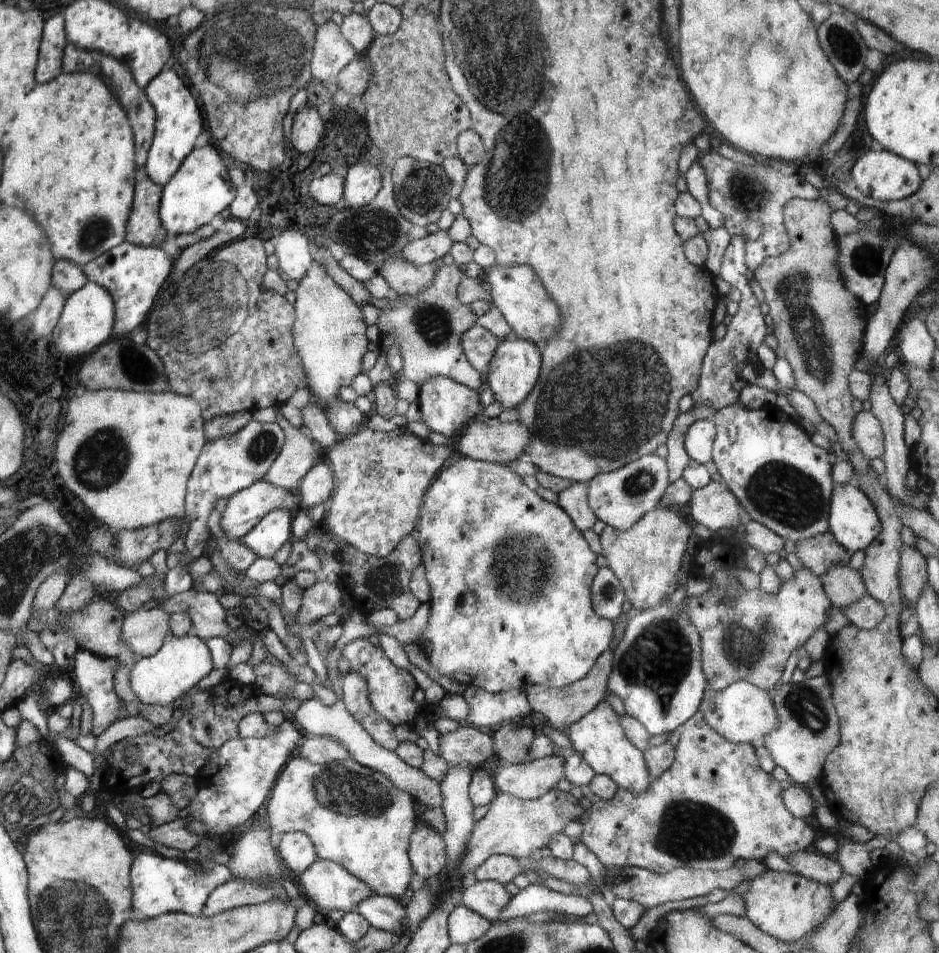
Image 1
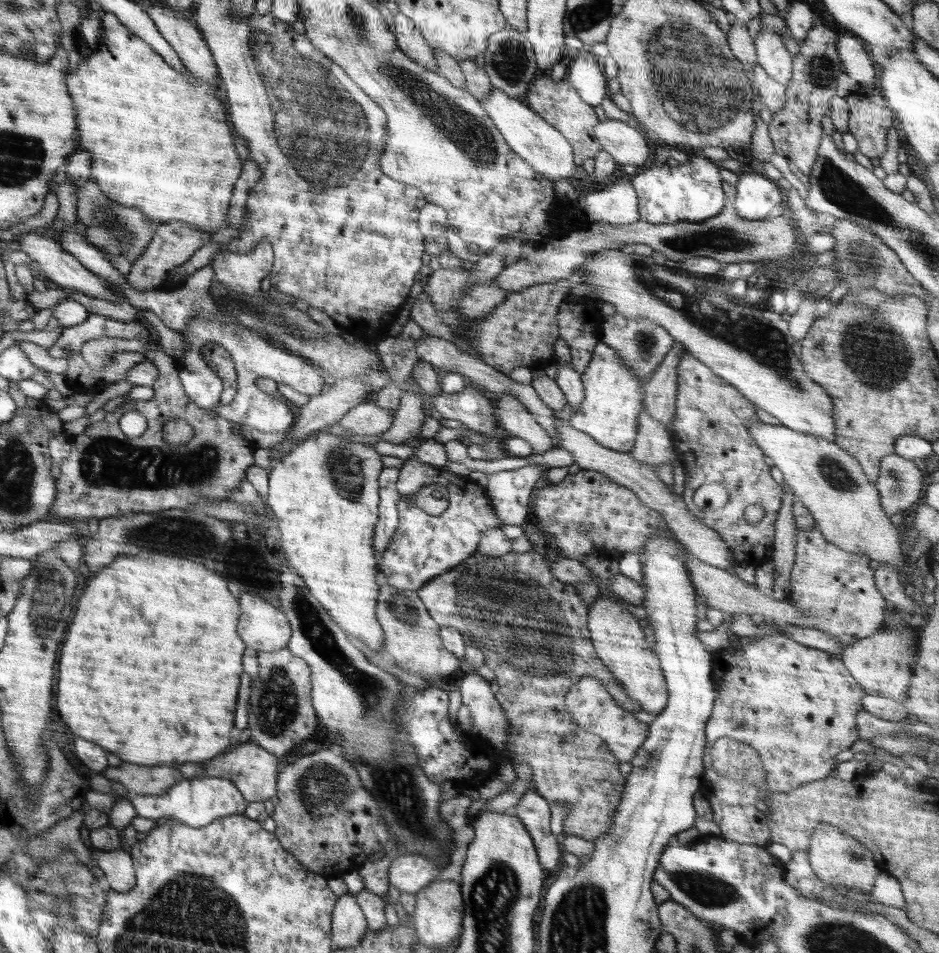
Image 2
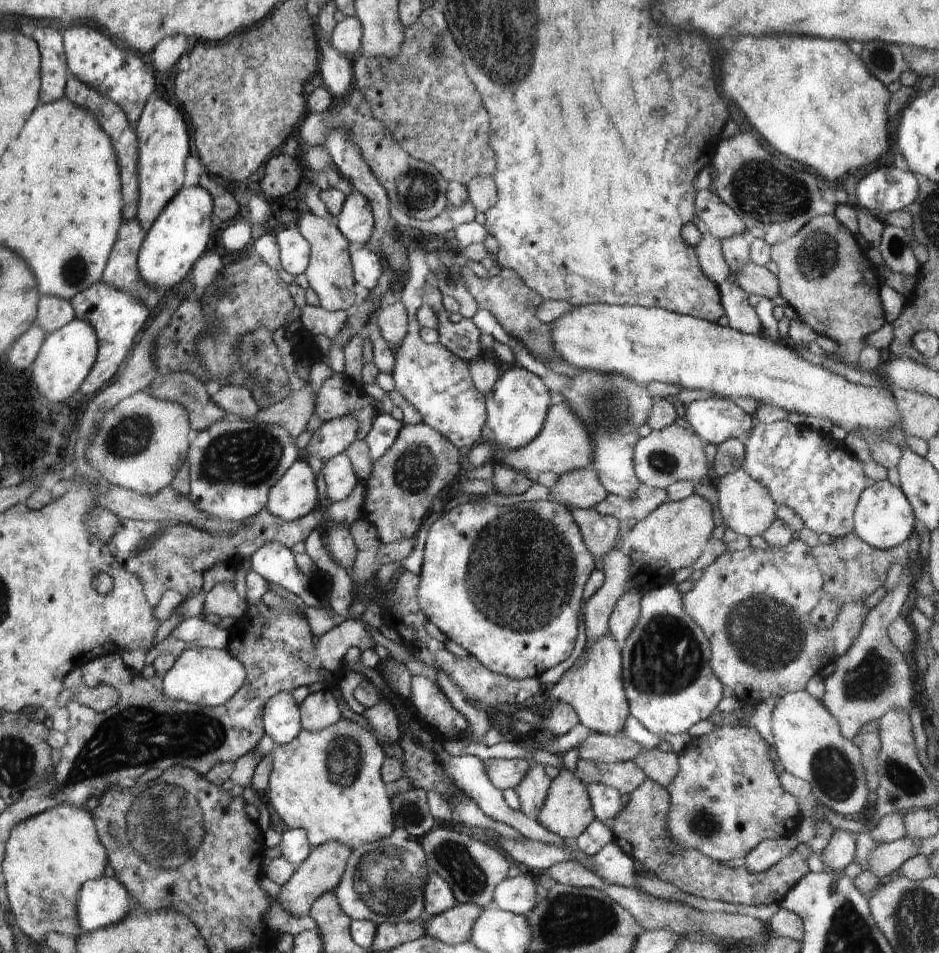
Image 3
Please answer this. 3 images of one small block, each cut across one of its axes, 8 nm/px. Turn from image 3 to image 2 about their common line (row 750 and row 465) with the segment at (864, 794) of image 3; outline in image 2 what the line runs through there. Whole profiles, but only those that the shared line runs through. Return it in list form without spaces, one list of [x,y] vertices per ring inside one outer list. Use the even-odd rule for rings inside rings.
[[[763,423],[751,424],[749,433],[766,456],[774,461],[782,471],[785,483],[790,486],[798,500],[810,511],[822,536],[842,550],[854,554],[865,554],[870,560],[876,560],[881,565],[890,566],[900,571],[904,563],[904,555],[900,549],[899,527],[894,526],[881,505],[880,495],[874,482],[862,470],[858,461],[836,443],[816,435],[796,432],[784,425]]]

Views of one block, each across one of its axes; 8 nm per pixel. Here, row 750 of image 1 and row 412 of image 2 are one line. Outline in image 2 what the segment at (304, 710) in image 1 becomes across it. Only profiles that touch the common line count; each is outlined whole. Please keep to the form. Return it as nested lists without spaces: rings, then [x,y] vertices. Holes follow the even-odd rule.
[[[362,402],[351,408],[337,424],[353,434],[364,436],[380,435],[393,423],[393,414],[374,402]]]

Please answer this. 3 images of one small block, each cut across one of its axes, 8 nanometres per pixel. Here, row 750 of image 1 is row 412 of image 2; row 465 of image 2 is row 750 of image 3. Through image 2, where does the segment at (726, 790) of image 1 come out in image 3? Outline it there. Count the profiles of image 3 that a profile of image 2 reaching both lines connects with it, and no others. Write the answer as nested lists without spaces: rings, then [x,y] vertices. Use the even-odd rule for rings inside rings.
[[[738,725],[736,727],[716,727],[709,734],[701,737],[692,738],[684,749],[680,751],[678,756],[678,774],[676,778],[670,782],[668,792],[670,793],[670,812],[668,812],[668,834],[670,838],[678,844],[680,850],[699,850],[706,858],[712,858],[716,862],[724,863],[735,858],[744,858],[755,846],[758,846],[762,840],[774,840],[774,838],[788,838],[790,835],[795,835],[796,831],[803,820],[802,812],[800,811],[800,798],[796,798],[793,794],[787,793],[779,781],[779,775],[774,771],[773,762],[770,758],[769,744],[758,733],[752,725]]]

